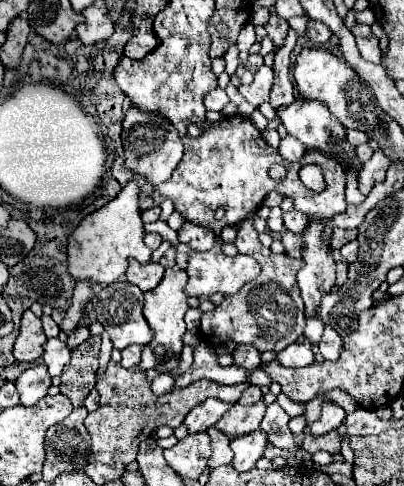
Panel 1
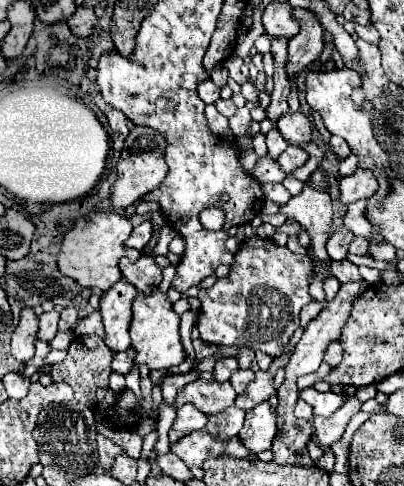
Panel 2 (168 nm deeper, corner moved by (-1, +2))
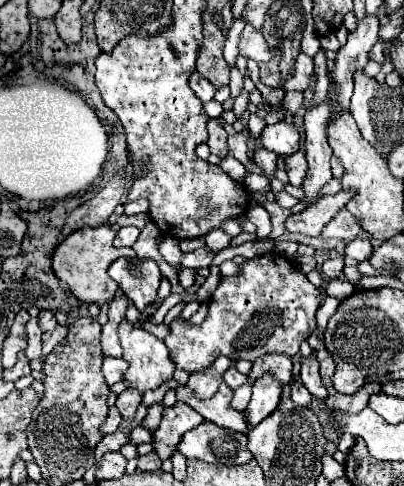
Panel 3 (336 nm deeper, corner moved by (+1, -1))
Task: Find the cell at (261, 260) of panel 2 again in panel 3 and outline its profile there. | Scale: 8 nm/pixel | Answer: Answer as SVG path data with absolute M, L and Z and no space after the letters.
M270 251L246 259L238 275L222 277L208 303L206 319L196 327L188 327L182 319L174 319L164 343L176 367L188 373L208 367L220 355L232 361L256 361L268 353L286 353L292 357L298 353L300 343L314 331L316 311L322 299L322 293L308 281L306 273L284 255Z

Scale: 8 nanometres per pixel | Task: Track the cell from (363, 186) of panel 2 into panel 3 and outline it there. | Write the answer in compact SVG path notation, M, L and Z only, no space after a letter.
M340 191L336 195L326 195L316 203L316 207L308 207L296 215L290 215L286 221L288 233L304 233L310 237L318 237L324 229L324 225L340 211L344 209L352 199L356 191Z

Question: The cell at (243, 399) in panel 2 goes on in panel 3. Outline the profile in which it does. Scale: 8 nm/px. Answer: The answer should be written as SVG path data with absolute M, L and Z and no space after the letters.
M264 355L264 359L256 359L248 371L248 383L254 385L266 373L272 375L280 385L288 383L292 377L292 359L286 355Z

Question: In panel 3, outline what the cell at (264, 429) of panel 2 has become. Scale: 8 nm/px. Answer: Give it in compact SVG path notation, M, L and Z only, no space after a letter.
M264 375L264 379L258 379L258 383L254 383L252 399L248 403L248 409L244 411L248 431L254 429L264 417L268 417L278 407L280 393L282 393L280 383L272 381L270 375Z

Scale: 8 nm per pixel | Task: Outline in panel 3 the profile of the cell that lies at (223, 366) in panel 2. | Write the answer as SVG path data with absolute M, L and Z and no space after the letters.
M220 357L220 359L216 359L216 363L212 363L210 367L192 373L190 379L188 379L188 383L186 383L186 387L194 389L194 393L196 393L198 397L208 399L208 397L212 397L212 395L218 391L220 383L222 383L222 375L224 375L224 371L226 371L230 365L232 365L232 359Z

